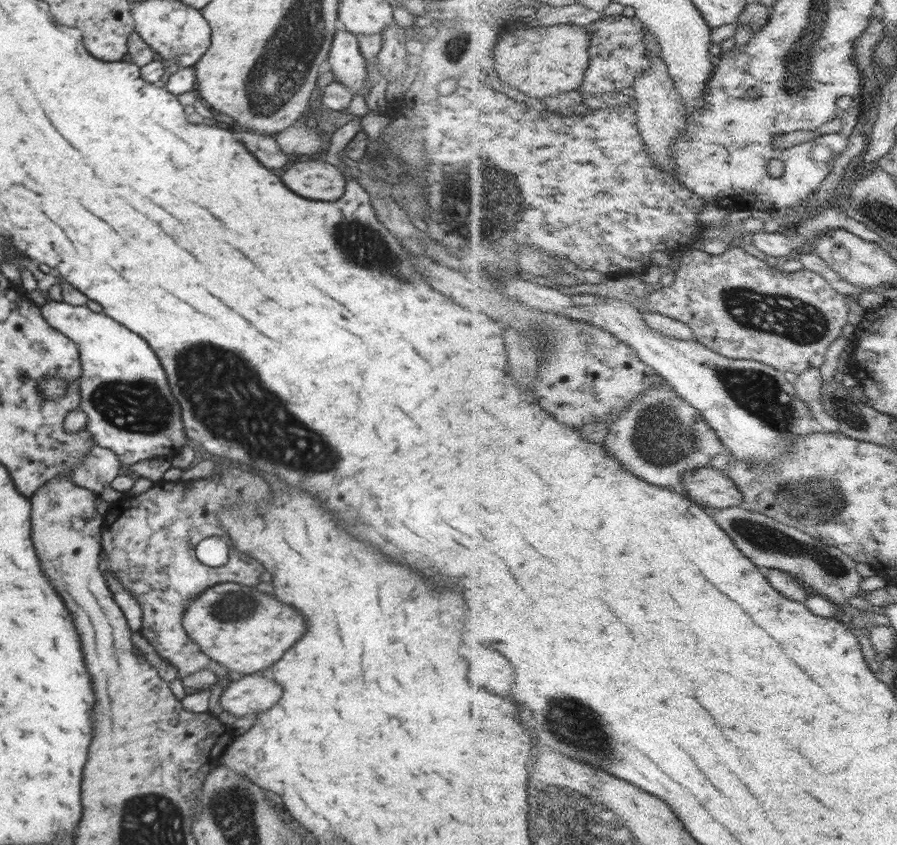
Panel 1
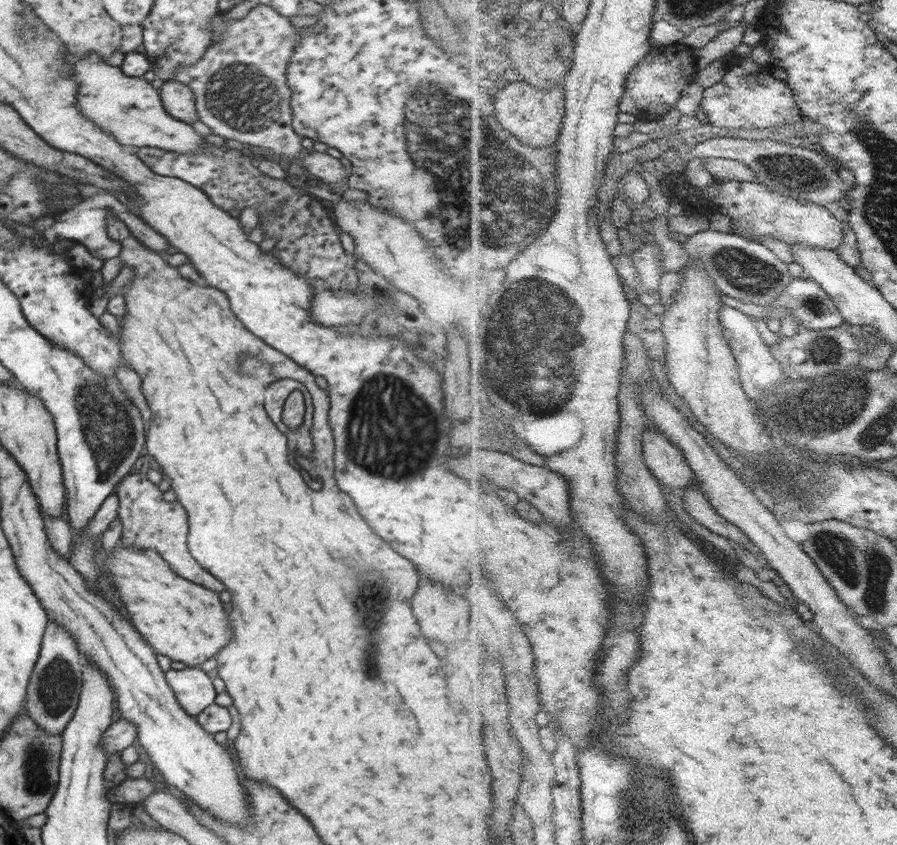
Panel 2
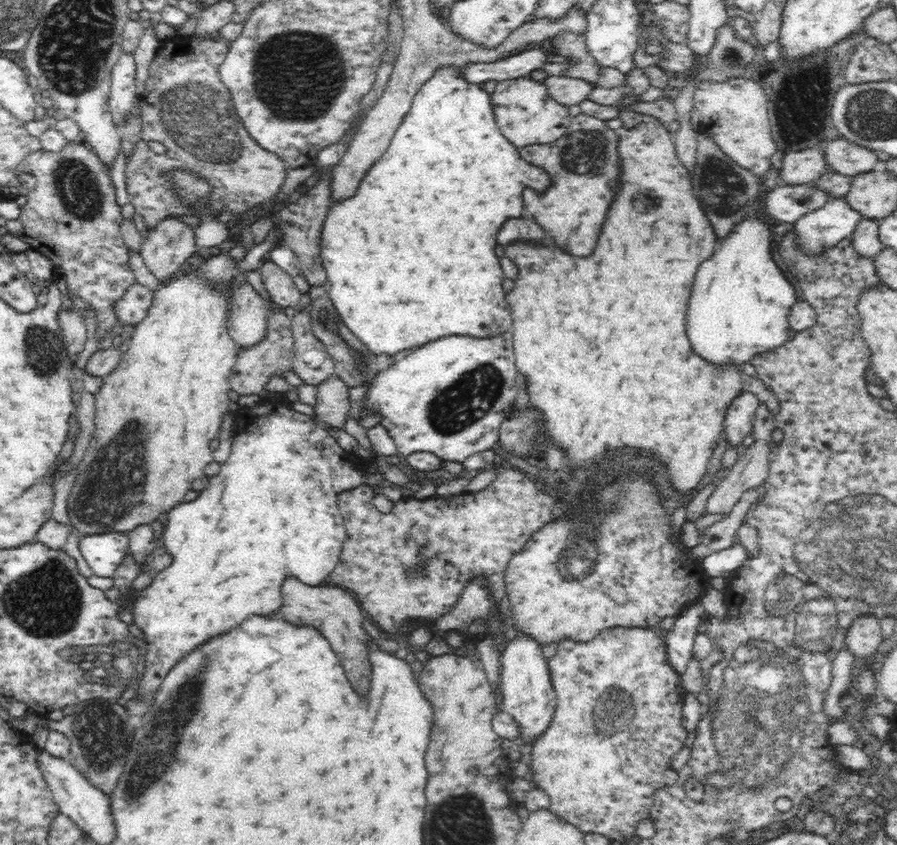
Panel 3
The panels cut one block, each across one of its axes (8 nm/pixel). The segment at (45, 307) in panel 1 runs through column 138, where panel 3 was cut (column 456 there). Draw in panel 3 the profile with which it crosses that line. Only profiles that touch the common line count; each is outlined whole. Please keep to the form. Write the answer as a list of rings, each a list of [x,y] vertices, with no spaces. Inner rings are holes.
[[[511,331],[504,332],[504,334],[486,337],[486,338],[474,338],[473,336],[460,336],[459,334],[452,334],[452,336],[442,336],[434,342],[428,342],[420,348],[413,349],[407,353],[404,353],[397,360],[394,361],[388,370],[379,372],[372,384],[369,386],[365,397],[363,398],[363,408],[371,410],[371,414],[381,414],[382,420],[380,423],[394,439],[397,446],[398,455],[404,458],[413,452],[429,452],[439,456],[444,461],[456,461],[464,462],[468,456],[476,454],[476,452],[482,452],[488,450],[498,442],[500,425],[508,416],[508,410],[512,408],[514,400],[516,400],[516,376],[518,376],[518,370],[516,370],[516,360],[514,360],[514,351],[512,348],[513,338]]]

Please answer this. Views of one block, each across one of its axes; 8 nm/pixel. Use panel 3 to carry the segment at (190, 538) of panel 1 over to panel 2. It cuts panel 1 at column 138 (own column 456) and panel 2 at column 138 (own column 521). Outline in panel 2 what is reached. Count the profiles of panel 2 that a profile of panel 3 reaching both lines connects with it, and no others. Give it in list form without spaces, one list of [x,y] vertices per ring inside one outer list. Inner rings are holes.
[[[139,472],[126,475],[117,485],[115,493],[119,498],[117,518],[120,520],[120,524],[122,524],[122,535],[118,542],[119,546],[126,548],[126,550],[128,550],[128,548],[136,550],[156,550],[156,552],[168,562],[170,568],[182,578],[205,586],[215,593],[220,593],[224,590],[224,583],[219,581],[218,578],[214,577],[214,575],[210,574],[206,569],[202,568],[202,566],[198,564],[198,561],[190,554],[187,546],[187,534],[189,531],[188,515],[186,509],[184,509],[178,501],[166,502],[166,500],[163,500],[163,492],[158,489],[158,485],[150,482],[147,479],[147,475],[142,475]]]

